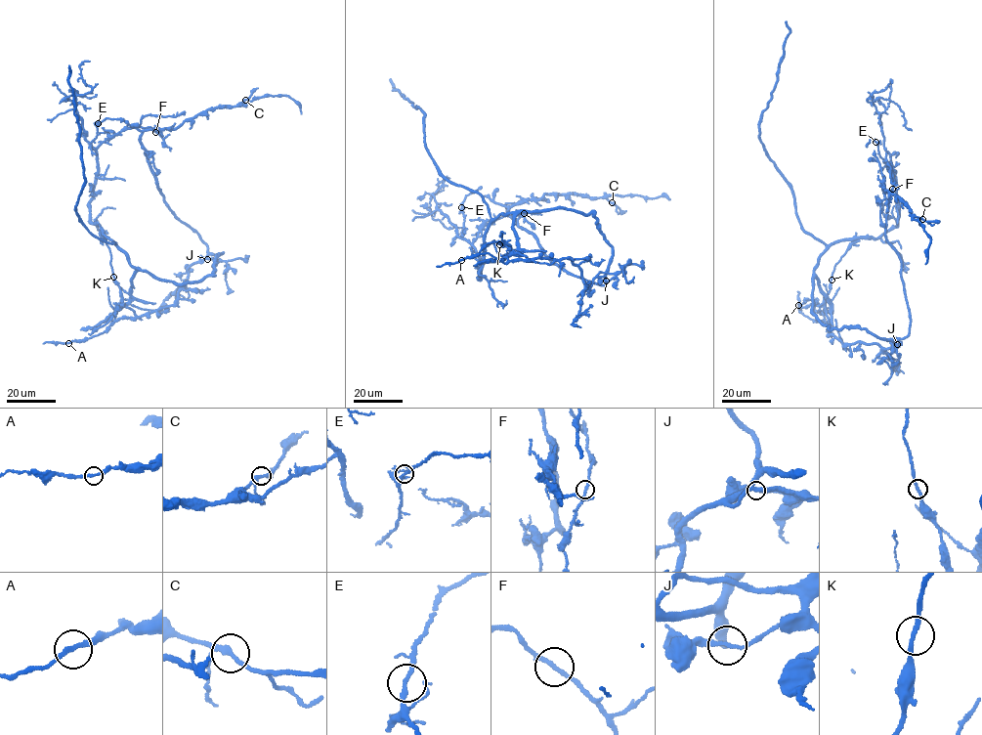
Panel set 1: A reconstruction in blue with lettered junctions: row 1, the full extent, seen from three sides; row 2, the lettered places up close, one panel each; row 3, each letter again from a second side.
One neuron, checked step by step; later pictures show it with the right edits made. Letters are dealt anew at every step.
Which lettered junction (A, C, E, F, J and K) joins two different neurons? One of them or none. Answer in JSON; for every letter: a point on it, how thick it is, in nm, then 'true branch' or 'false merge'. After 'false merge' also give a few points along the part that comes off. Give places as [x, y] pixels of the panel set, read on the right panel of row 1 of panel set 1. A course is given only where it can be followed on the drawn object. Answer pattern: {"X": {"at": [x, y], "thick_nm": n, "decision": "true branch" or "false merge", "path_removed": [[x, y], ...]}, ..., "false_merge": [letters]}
{"A": {"at": [798, 305], "thick_nm": 200, "decision": "true branch"}, "C": {"at": [922, 219], "thick_nm": 220, "decision": "true branch"}, "E": {"at": [875, 142], "thick_nm": 180, "decision": "true branch"}, "F": {"at": [892, 189], "thick_nm": 200, "decision": "true branch"}, "J": {"at": [897, 344], "thick_nm": 180, "decision": "true branch"}, "K": {"at": [832, 280], "thick_nm": 200, "decision": "true branch"}, "false_merge": []}

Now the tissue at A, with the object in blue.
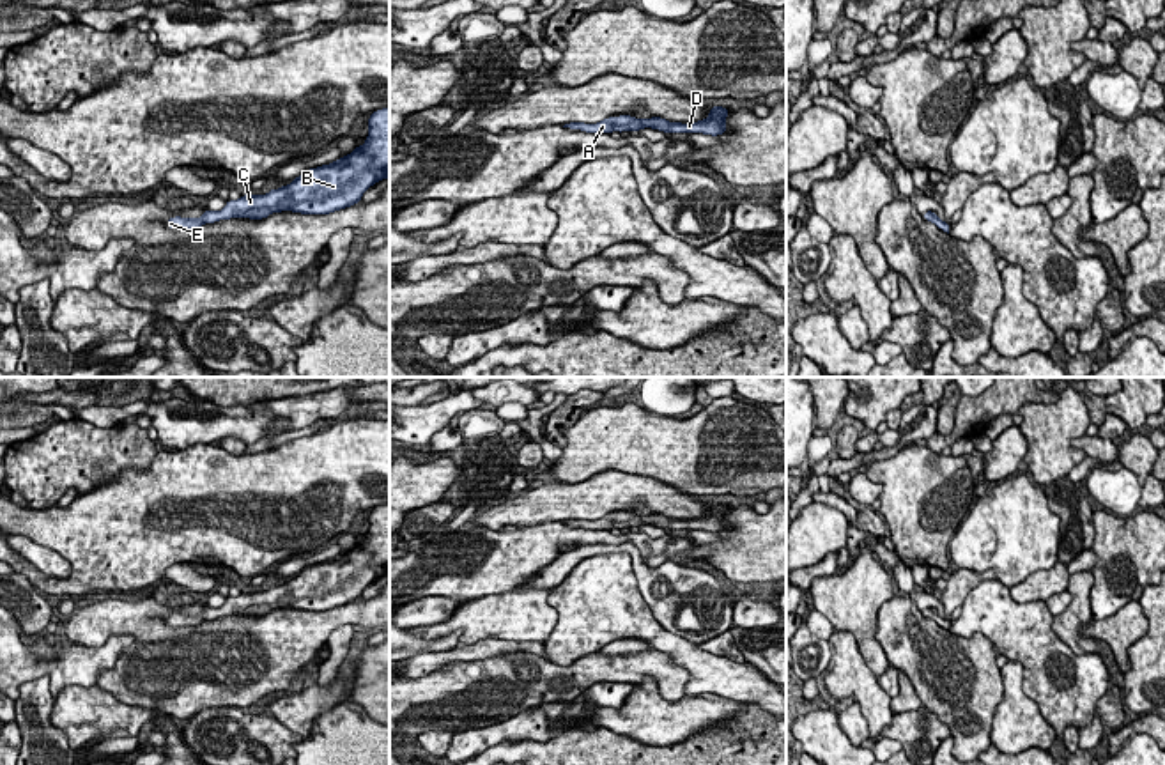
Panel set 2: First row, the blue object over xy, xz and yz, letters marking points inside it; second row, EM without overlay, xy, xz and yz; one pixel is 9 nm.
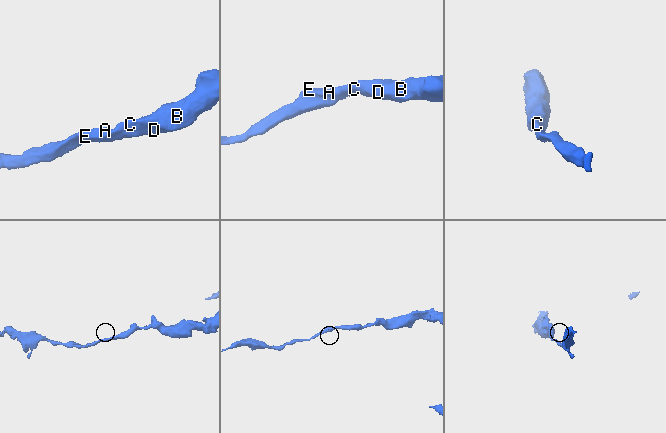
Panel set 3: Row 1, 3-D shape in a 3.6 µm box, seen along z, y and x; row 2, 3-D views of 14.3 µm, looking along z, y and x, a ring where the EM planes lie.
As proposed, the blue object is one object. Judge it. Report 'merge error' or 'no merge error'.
no merge error

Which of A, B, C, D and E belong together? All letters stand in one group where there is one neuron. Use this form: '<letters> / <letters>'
A B C D E

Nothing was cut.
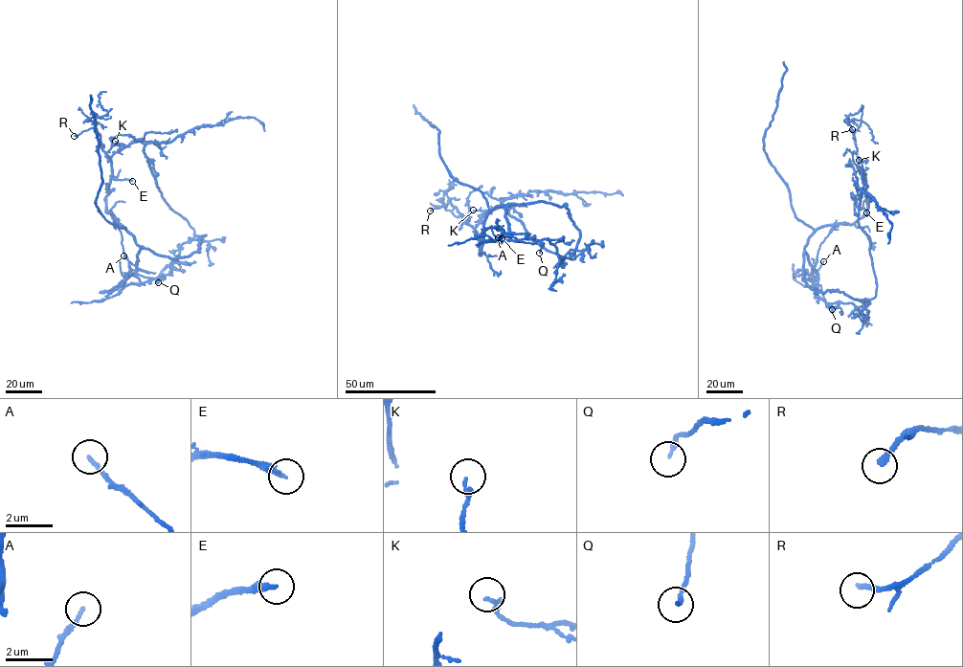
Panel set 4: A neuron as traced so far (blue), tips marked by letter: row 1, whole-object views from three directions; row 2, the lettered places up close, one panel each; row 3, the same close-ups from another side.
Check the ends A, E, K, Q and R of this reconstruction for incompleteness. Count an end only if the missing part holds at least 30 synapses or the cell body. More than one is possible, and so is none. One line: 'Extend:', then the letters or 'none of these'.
Extend: A, E

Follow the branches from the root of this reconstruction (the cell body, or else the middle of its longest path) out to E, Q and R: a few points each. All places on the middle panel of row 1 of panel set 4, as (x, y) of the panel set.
E: (568, 212), (565, 205), (541, 201), (496, 206), (485, 220), (479, 255), (481, 242), (502, 238)
Q: (568, 212), (579, 232), (574, 252), (566, 254), (562, 262), (557, 248), (547, 239), (541, 242), (539, 253)
R: (568, 212), (565, 205), (541, 201), (496, 206), (484, 221), (481, 255), (476, 231), (455, 207), (430, 211)

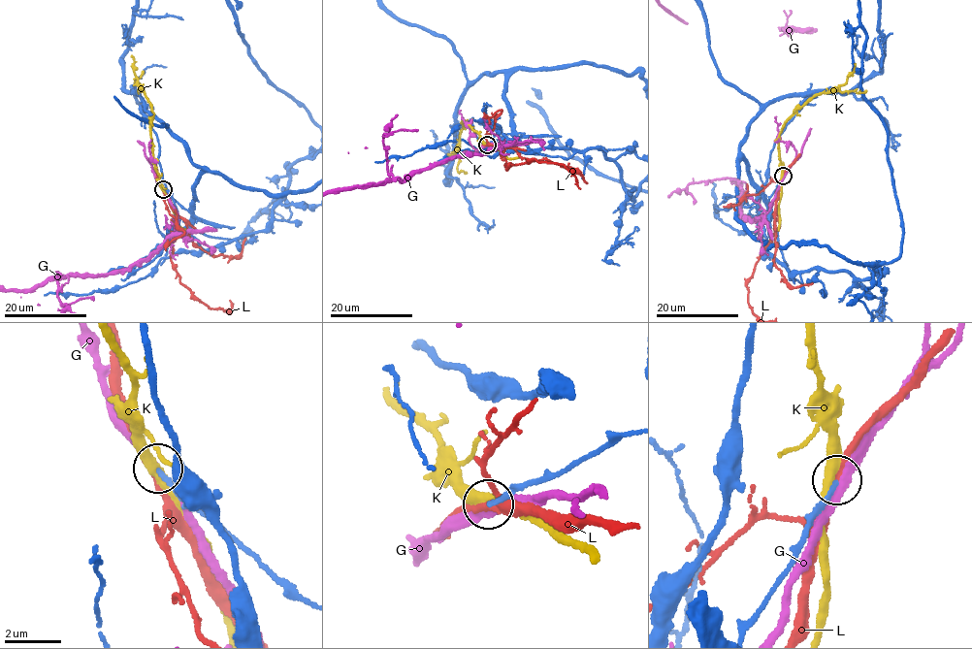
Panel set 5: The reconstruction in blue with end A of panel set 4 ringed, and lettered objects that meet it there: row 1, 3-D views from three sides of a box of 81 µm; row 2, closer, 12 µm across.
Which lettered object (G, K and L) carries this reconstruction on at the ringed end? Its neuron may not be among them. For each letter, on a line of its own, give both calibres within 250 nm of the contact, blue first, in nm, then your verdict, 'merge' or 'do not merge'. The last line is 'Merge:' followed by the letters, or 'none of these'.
G: 240 nm thick on the blue side, 240 nm on the other; do not merge
K: 240 nm thick on the blue side, 280 nm on the other; do not merge
L: 220 nm thick on the blue side, 300 nm on the other; do not merge
Merge: none of these

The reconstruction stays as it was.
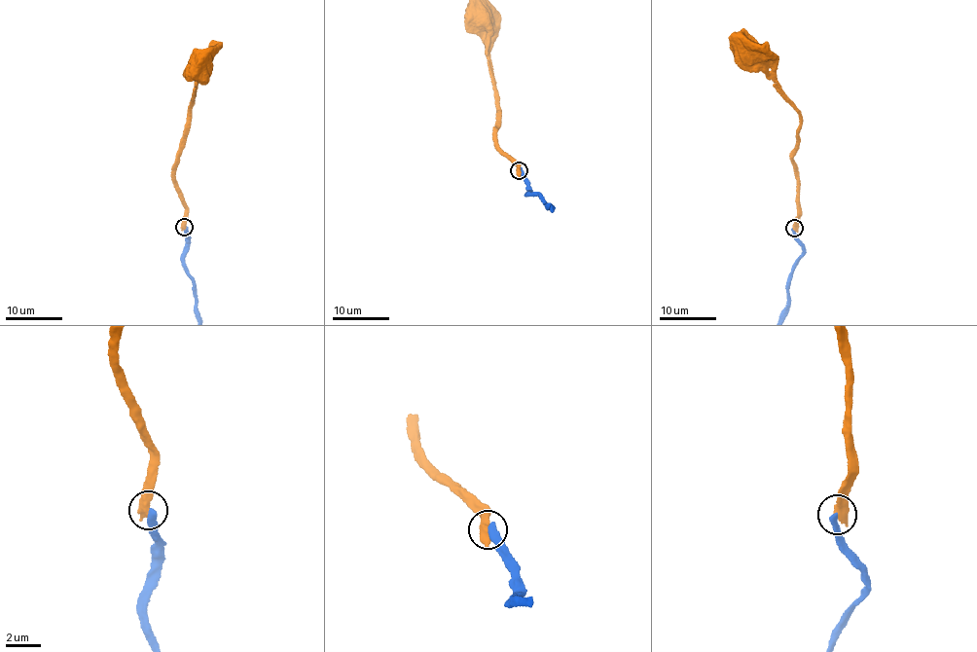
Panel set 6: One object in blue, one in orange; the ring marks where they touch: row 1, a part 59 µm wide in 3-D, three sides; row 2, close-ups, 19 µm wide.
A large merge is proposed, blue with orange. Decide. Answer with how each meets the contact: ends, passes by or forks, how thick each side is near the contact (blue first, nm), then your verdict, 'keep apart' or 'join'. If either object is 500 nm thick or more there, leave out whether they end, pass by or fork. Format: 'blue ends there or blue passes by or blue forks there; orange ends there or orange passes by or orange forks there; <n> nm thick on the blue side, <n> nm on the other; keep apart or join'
380 nm thick on the blue side, 650 nm on the other; keep apart

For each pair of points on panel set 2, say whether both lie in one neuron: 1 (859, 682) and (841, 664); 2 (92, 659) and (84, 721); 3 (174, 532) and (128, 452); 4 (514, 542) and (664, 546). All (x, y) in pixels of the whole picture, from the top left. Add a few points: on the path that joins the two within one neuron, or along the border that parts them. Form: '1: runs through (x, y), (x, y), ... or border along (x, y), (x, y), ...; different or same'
1: runs through (856, 679), (845, 668); same
2: border along (96, 684), (66, 686), (54, 700); different
3: border along (158, 452), (146, 468), (124, 468), (100, 486); different
4: runs through (551, 540), (556, 537), (627, 539); same

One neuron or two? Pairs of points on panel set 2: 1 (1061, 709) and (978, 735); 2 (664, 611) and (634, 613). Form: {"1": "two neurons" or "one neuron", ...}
{"1": "two neurons", "2": "two neurons"}

